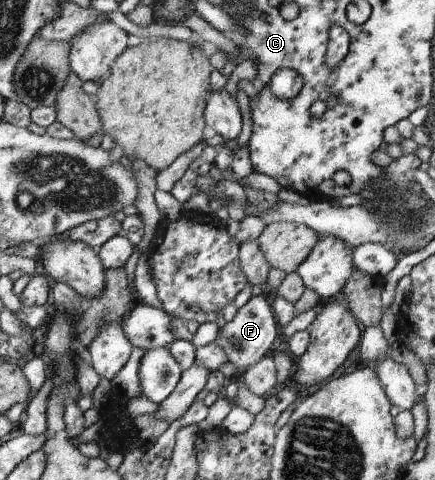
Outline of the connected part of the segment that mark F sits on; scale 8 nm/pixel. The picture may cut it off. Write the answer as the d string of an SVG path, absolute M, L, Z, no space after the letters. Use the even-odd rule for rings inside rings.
M265 296L252 297L245 305L238 309L235 316L218 330L217 341L228 356L229 362L235 364L239 371L259 362L272 347L277 338L277 321L269 302Z

